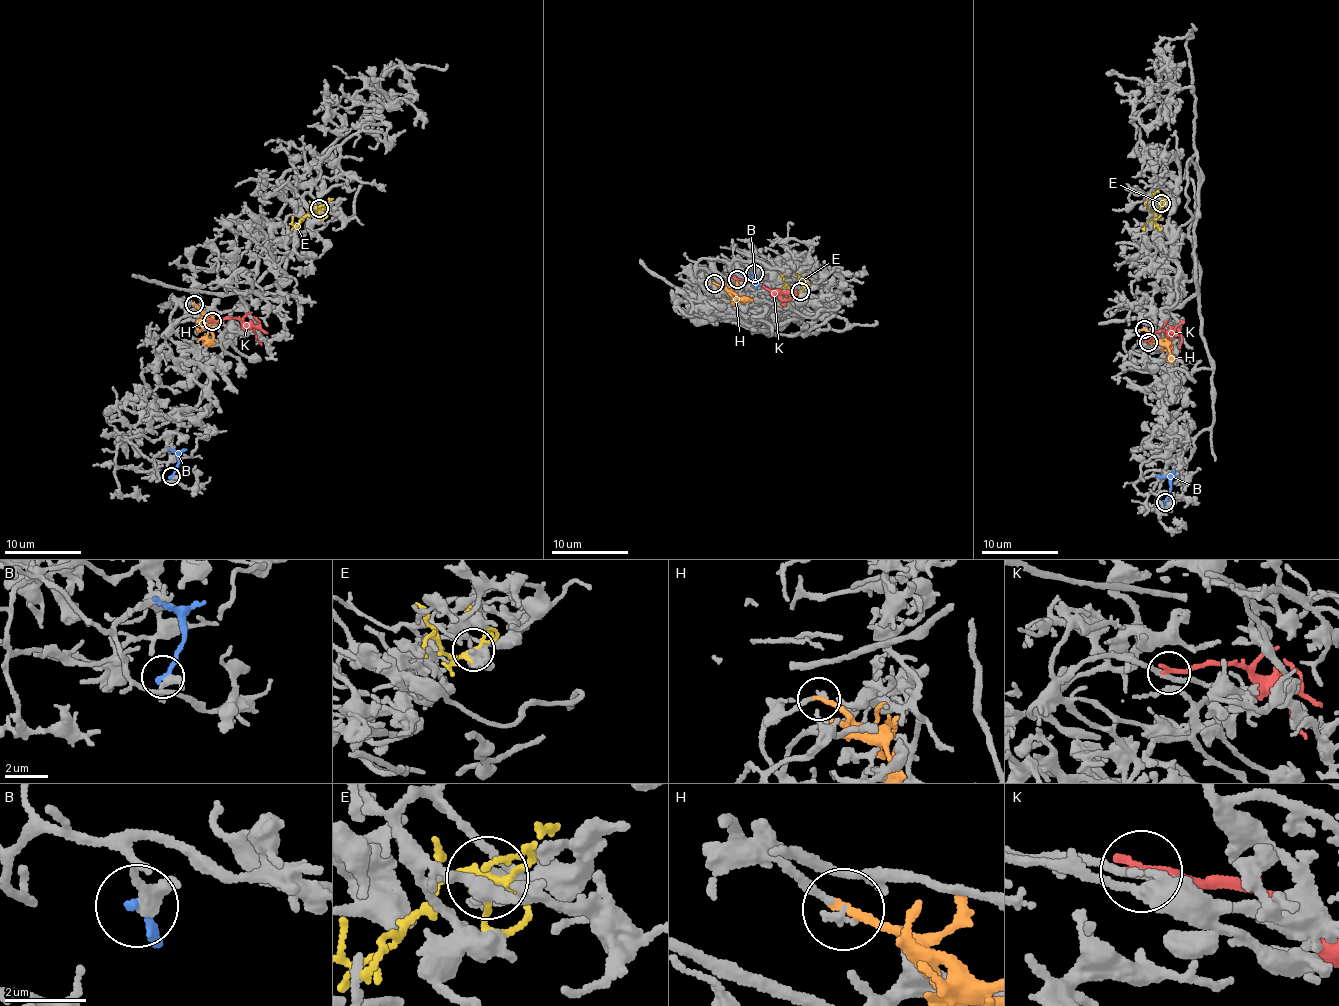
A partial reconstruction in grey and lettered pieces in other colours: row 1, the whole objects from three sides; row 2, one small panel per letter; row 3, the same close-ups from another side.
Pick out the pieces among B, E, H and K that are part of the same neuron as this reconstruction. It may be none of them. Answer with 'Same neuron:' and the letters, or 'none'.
Same neuron: H

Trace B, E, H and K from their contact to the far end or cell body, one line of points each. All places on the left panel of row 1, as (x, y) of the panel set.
B: (170, 476), (179, 457), (167, 448)
E: (319, 209), (312, 209), (295, 228)
H: (193, 305), (197, 305), (207, 331), (207, 343), (203, 346)
K: (212, 321), (238, 319), (250, 323), (256, 341), (261, 344)

